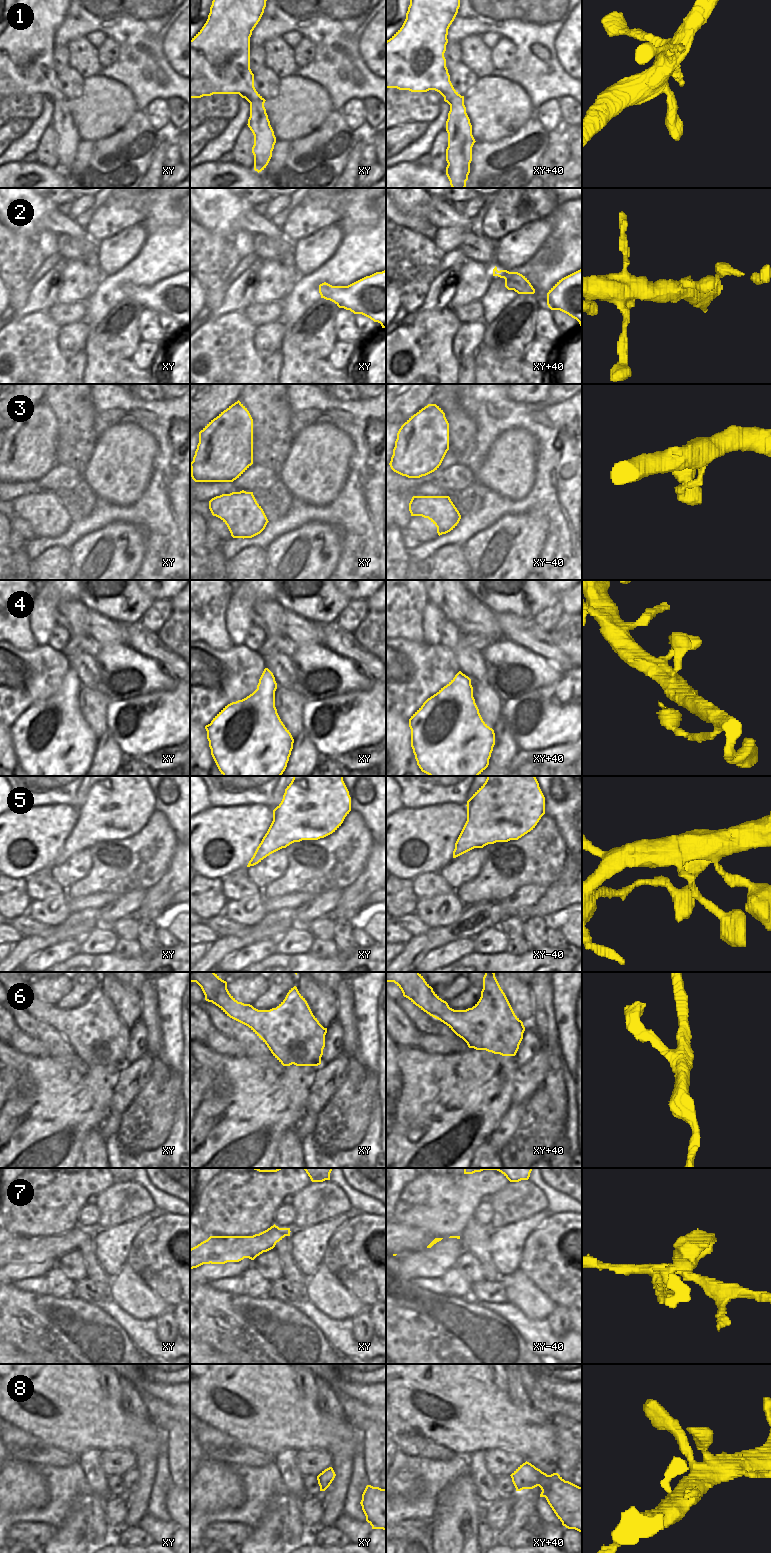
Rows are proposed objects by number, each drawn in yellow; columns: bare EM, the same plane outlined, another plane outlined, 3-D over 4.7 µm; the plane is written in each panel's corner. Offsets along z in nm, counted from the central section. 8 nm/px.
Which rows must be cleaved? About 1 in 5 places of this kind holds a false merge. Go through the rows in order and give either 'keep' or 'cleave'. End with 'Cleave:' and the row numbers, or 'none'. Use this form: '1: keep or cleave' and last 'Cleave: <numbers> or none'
1: keep
2: keep
3: keep
4: keep
5: keep
6: keep
7: cleave
8: keep
Cleave: 7

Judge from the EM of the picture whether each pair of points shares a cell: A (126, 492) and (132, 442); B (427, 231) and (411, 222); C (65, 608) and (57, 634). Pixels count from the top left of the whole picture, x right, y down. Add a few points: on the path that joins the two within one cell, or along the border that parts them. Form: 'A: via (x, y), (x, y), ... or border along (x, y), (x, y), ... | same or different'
A: via (126, 480), (126, 454) | same
B: via (423, 227), (415, 223) | same
C: border along (57, 623), (70, 636) | different

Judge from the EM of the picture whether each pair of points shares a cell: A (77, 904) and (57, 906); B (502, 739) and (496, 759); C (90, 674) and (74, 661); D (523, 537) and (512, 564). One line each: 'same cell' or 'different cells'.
A: different cells
B: same cell
C: same cell
D: same cell

